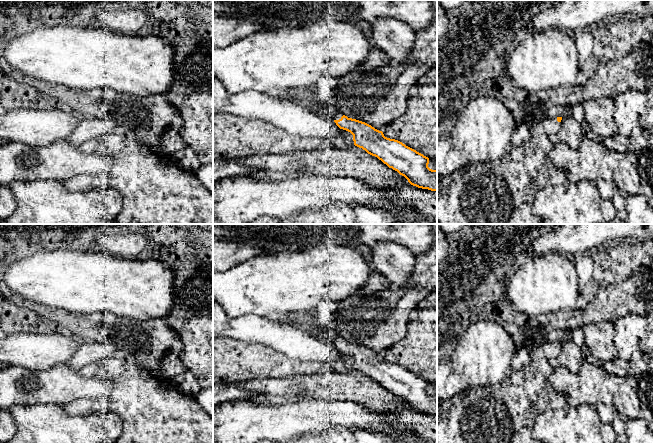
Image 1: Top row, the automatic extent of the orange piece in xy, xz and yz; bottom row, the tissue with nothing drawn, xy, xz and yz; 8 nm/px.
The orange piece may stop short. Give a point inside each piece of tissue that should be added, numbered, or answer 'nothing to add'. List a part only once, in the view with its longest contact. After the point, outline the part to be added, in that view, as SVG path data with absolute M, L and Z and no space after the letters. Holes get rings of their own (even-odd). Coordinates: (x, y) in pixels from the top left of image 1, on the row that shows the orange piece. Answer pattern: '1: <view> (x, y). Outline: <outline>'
1: xz (306, 98). Outline: M303 88L288 90L292 100L308 108L312 113L318 114L321 111L324 117L331 120L339 120L343 114L329 103L327 106L323 104L323 100L318 99L313 93Z

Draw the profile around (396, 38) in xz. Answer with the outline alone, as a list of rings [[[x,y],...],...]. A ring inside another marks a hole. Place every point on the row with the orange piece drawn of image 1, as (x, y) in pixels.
[[[380,17],[369,29],[374,46],[385,52],[393,63],[403,62],[412,52],[416,32],[409,24],[394,18]]]

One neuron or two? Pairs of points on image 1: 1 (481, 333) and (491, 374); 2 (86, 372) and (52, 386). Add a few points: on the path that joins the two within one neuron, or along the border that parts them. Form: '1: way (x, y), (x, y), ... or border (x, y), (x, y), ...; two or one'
1: way (484, 343), (484, 358), (489, 364); one
2: border (77, 372), (84, 377), (96, 375); two

